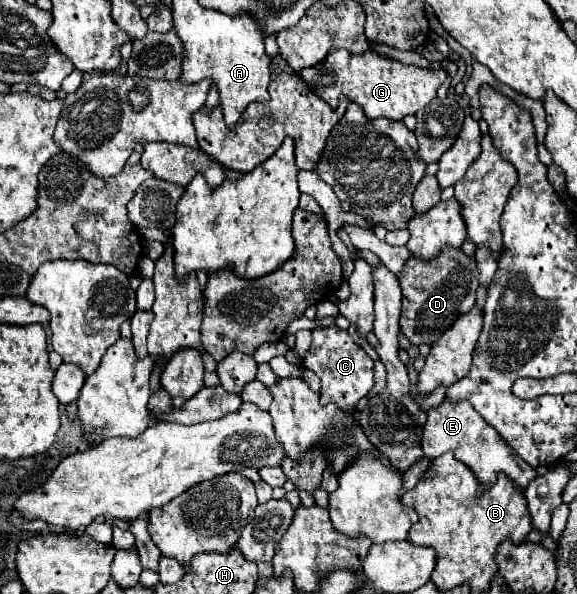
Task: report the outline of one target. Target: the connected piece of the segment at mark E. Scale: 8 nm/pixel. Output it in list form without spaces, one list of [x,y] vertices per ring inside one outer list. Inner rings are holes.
[[[443,401],[439,407],[435,407],[427,413],[421,449],[423,449],[425,457],[429,457],[429,459],[435,459],[449,451],[455,453],[455,457],[473,471],[473,475],[479,483],[479,493],[487,491],[493,485],[497,473],[505,473],[521,489],[525,489],[537,477],[535,469],[525,465],[525,461],[521,461],[521,457],[517,457],[517,453],[513,453],[505,445],[501,435],[467,401],[461,401],[461,403]]]

